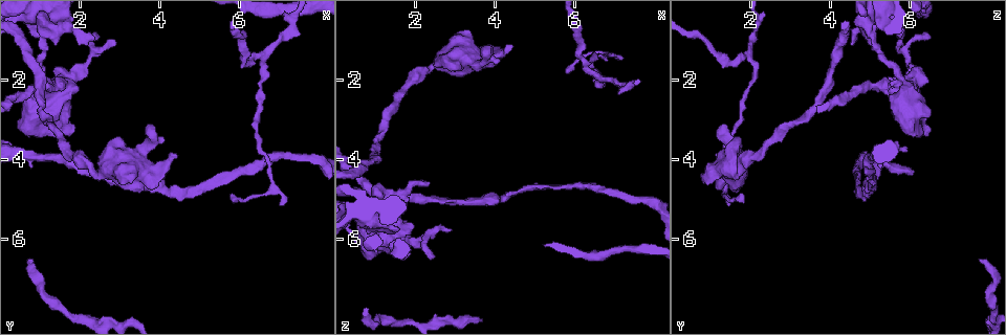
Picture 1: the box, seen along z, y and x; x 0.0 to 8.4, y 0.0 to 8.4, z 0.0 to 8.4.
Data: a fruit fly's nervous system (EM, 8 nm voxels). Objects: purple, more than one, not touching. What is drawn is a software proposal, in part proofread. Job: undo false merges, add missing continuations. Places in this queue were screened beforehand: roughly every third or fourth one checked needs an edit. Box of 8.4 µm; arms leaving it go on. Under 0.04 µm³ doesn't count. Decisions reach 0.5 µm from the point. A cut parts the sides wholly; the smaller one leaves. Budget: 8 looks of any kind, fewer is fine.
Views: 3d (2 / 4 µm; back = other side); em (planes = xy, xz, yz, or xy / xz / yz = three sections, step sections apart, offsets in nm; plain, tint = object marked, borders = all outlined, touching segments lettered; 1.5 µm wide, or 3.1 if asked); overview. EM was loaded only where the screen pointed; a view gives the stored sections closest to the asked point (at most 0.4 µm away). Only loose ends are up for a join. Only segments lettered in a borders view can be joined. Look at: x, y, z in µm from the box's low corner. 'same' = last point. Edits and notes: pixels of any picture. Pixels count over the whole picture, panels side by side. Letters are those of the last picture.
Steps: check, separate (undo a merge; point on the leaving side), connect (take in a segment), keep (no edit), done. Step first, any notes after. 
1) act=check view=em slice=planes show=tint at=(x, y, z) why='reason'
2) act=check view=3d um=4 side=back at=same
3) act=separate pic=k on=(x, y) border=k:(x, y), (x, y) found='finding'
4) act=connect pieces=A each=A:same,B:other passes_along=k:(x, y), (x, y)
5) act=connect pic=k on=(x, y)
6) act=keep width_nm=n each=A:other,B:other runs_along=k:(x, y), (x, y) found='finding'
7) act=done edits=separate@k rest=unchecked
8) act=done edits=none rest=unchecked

act=check view=3d um=2 side=back at=(6.55, 2.30, 1.90) why='thin neck'

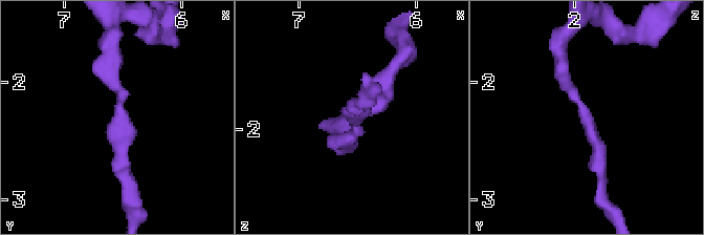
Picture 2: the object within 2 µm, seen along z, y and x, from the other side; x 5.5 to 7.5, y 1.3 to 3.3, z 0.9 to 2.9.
act=check view=em slice=planes show=tint at=(6.52, 2.26, 1.90) why='need the tissue'

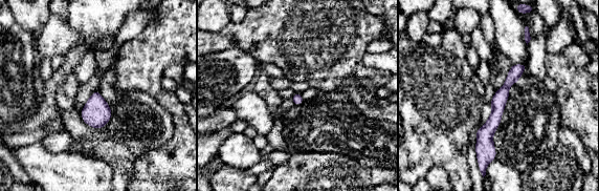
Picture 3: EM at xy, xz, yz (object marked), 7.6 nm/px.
act=check view=em slice=planes show=borders at=same why='see the neighbours'

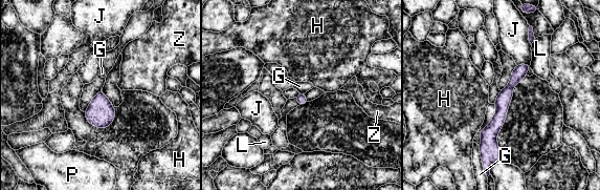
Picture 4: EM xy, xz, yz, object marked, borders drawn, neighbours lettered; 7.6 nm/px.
act=keep each=G:other,H:other,J:other,L:other,P:other,Z:other runs_along=4:(528, 66), (502, 103), (491, 157) found='one neuron here'

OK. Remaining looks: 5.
act=check view=em slice=planes show=borders at=(4.35, 3.85, 1.10) why='thick end'

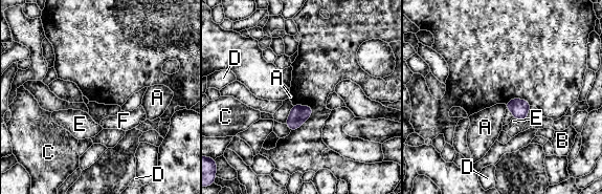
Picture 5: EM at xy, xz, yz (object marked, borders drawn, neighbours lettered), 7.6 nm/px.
act=keep each=A:other,B:other,C:other,D:other,E:other,F:other border=5:(504, 104), (507, 108) found='no lettered segment goes on from it'

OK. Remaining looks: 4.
act=check view=em slice=xz step=8 show=borders at=(0.75, 6.55, 7.70)

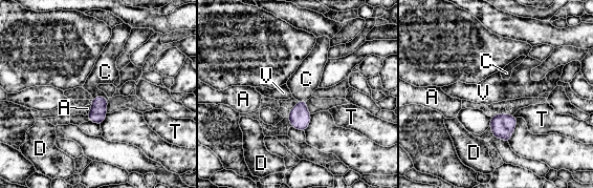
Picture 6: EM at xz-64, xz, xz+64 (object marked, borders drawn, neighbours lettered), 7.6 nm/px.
act=connect pieces=C width_nm=130 longest_contact=C:130nm each=A:other,C:same,D:other,T:other,V:other found='it goes on there'

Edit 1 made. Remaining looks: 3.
act=done edits=connect@6 rest=unchecked

